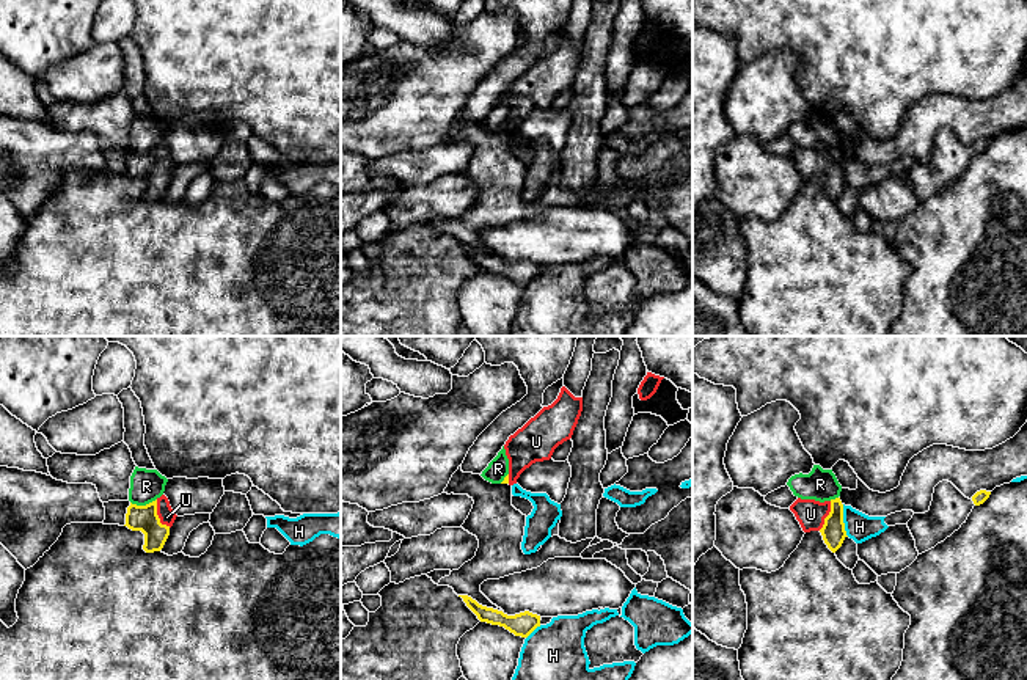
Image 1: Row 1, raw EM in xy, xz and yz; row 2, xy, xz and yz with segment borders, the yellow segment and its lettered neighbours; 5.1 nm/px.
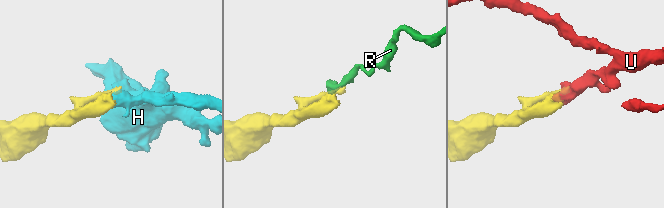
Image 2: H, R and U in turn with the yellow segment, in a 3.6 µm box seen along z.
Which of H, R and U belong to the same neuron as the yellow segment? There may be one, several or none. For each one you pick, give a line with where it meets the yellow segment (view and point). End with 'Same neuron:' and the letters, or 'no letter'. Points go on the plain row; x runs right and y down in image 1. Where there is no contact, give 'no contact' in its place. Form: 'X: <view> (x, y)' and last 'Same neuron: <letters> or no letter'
U: xy (157, 164)
Same neuron: U

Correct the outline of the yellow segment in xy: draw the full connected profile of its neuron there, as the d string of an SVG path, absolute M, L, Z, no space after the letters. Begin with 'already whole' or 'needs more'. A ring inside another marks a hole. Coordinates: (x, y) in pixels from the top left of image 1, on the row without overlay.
needs more | M162 143L146 154L130 151L124 174L132 179L141 179L144 182L143 198L146 201L154 201L163 196L176 165L168 146Z

